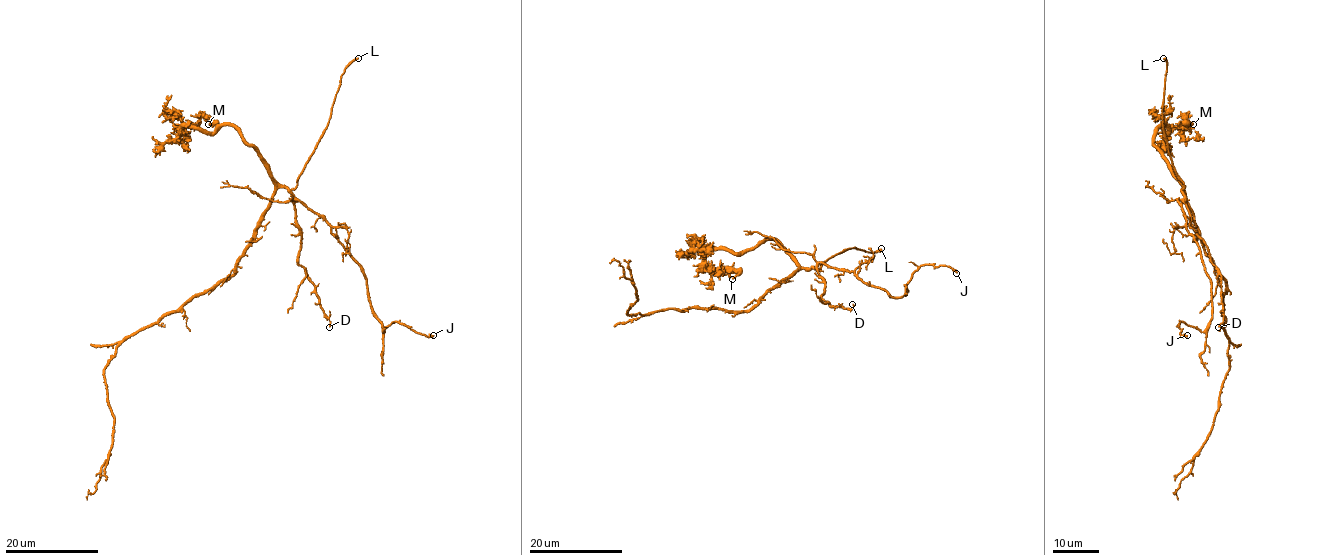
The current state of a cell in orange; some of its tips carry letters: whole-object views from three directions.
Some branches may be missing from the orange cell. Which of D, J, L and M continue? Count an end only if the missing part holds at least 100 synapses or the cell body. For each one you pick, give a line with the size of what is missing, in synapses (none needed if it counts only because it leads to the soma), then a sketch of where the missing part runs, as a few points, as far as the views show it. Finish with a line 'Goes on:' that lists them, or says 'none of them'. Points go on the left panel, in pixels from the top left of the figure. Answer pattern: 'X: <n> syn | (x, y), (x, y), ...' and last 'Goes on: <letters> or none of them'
L: (358, 58), (395, 28)
Goes on: L

